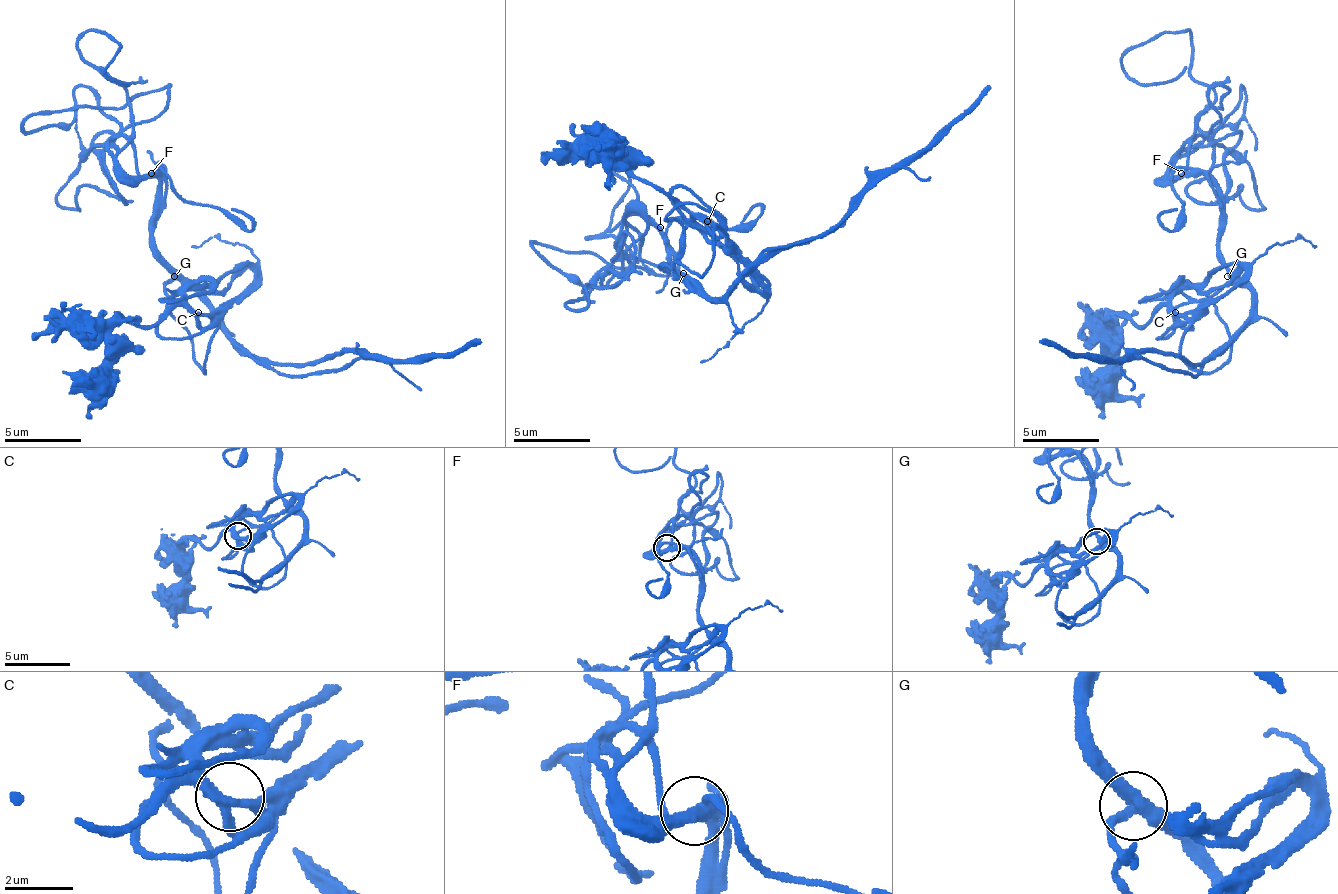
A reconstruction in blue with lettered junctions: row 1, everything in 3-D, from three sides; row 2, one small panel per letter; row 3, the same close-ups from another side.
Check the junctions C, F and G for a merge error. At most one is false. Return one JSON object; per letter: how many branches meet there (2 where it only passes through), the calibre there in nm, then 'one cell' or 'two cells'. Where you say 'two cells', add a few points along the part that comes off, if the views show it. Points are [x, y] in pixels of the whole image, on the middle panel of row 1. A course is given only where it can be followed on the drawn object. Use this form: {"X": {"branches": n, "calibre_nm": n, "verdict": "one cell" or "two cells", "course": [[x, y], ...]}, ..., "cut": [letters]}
{"C": {"branches": 3, "calibre_nm": 280, "verdict": "one cell"}, "F": {"branches": 4, "calibre_nm": 260, "verdict": "one cell"}, "G": {"branches": 3, "calibre_nm": 320, "verdict": "one cell"}, "cut": []}

